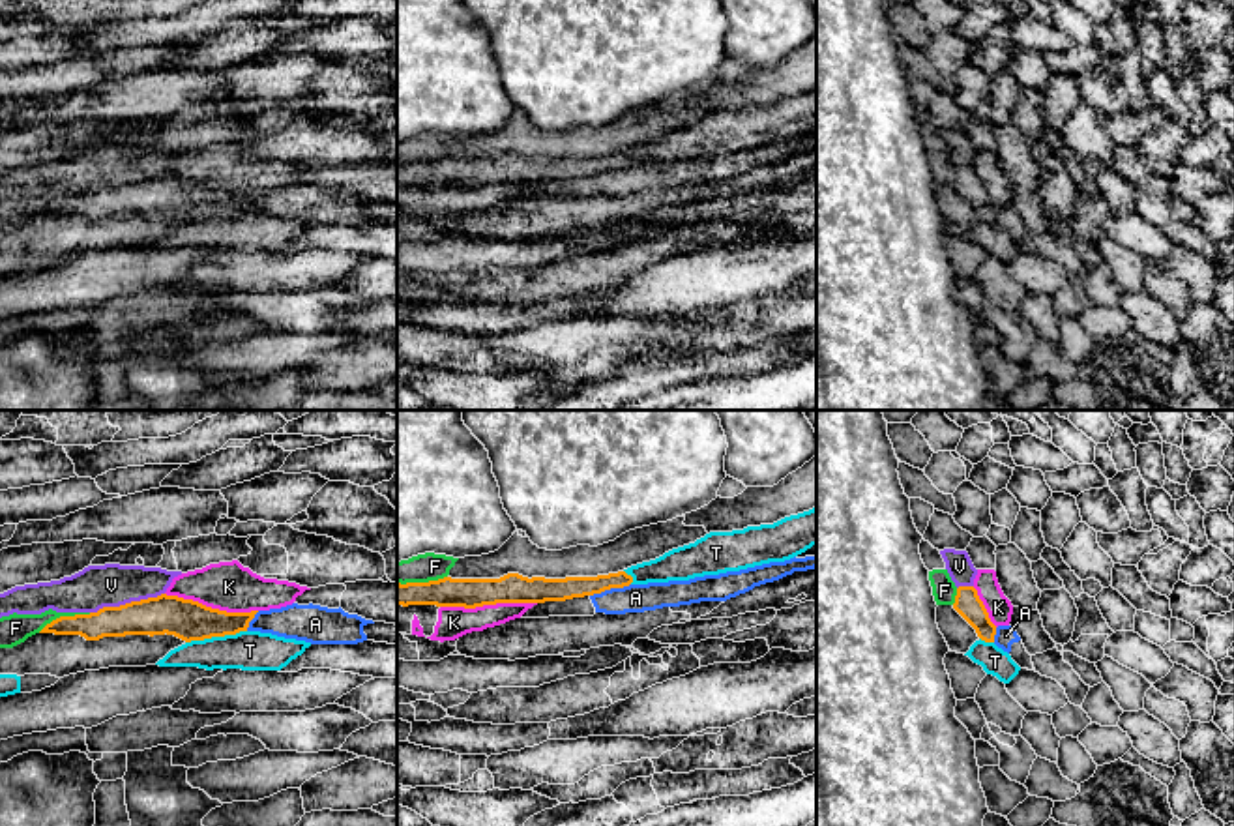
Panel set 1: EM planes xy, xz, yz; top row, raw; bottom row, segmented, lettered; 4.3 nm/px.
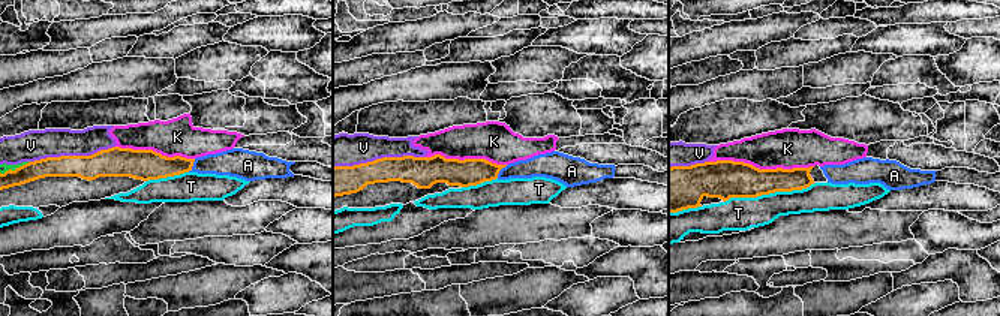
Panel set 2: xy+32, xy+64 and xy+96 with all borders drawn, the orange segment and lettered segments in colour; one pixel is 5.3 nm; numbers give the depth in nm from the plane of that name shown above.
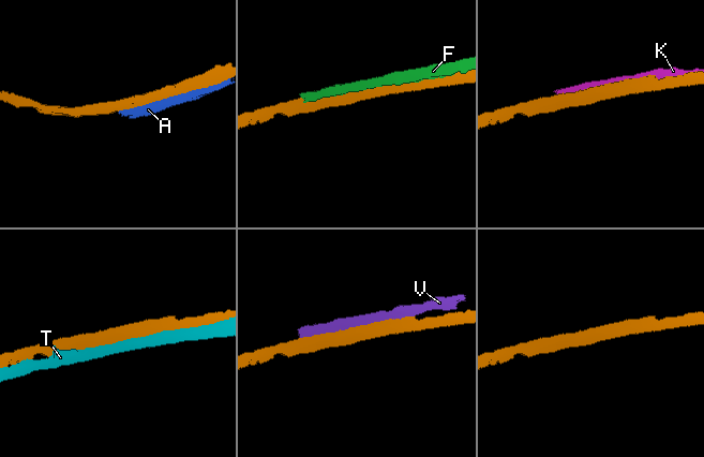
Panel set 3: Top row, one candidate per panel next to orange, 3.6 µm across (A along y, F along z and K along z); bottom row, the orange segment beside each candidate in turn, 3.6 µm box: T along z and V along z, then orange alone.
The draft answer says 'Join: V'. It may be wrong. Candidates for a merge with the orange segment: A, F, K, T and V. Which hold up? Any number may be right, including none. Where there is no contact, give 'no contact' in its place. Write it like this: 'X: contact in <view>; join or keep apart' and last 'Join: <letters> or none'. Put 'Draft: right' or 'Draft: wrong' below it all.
A: contact in xz; keep apart
F: contact in xy; keep apart
K: contact in xz; keep apart
T: contact in xy; keep apart
V: contact in xy; keep apart
Join: none
Draft: wrong

